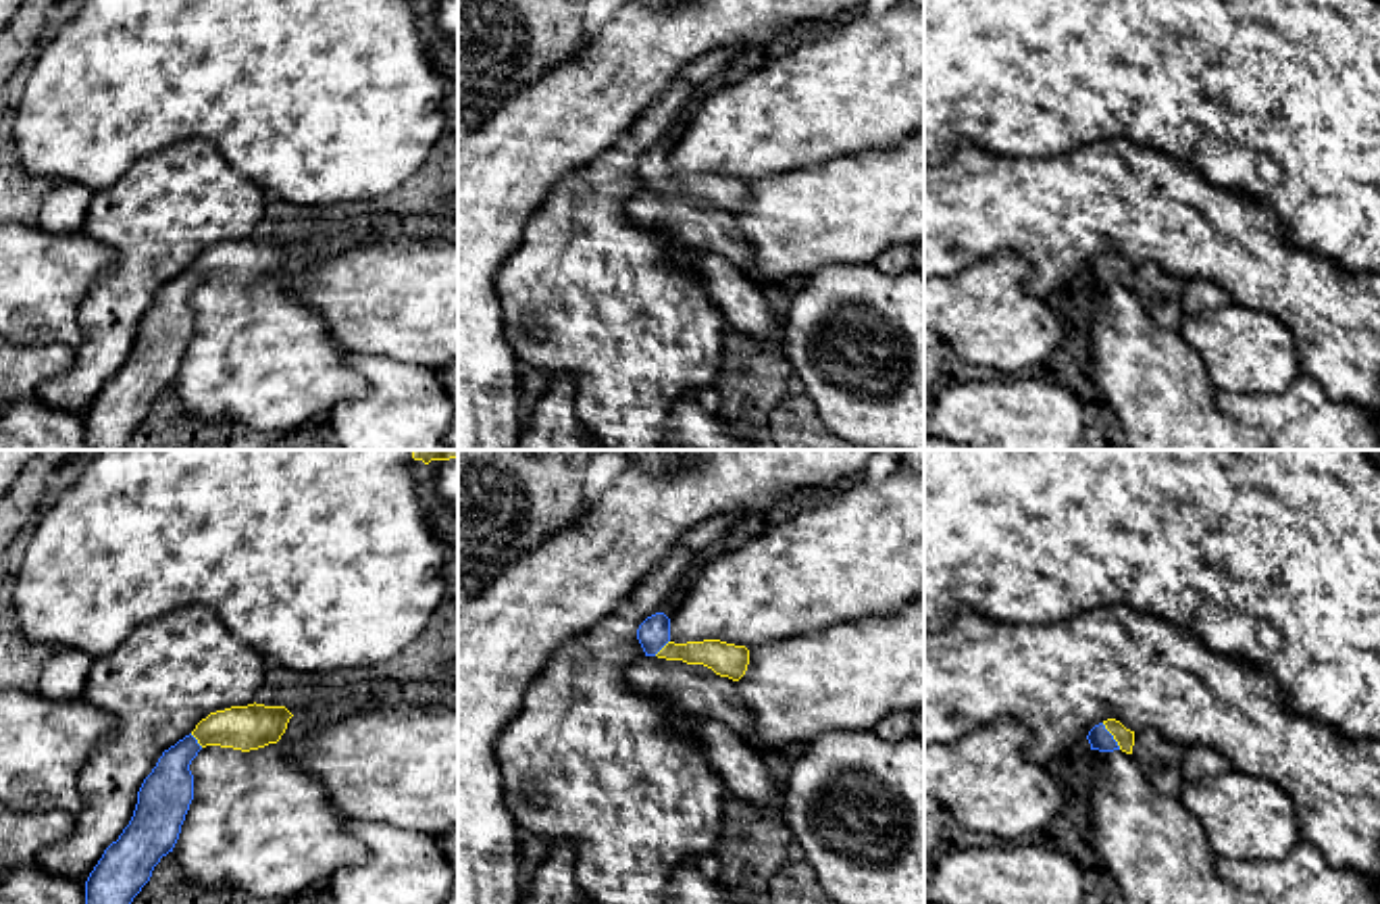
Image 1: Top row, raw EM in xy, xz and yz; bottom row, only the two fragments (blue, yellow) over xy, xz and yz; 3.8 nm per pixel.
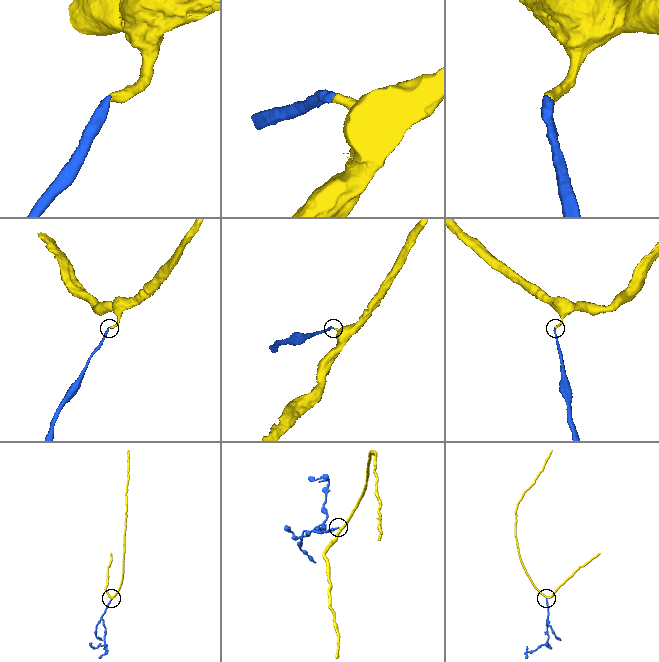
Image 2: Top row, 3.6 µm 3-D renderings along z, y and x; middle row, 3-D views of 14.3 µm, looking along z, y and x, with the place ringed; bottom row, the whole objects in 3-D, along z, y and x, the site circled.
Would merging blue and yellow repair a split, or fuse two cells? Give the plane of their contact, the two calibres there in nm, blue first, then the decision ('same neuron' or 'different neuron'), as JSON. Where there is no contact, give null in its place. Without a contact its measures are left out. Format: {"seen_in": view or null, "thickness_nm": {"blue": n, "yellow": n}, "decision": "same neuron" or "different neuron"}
{"seen_in": "yz", "thickness_nm": {"blue": 90, "yellow": 70}, "decision": "same neuron"}

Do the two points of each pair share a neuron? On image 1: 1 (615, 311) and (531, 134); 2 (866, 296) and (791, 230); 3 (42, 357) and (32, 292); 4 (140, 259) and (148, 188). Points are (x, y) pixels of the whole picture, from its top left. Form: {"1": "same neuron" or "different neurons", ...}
{"1": "different neurons", "2": "different neurons", "3": "different neurons", "4": "same neuron"}

